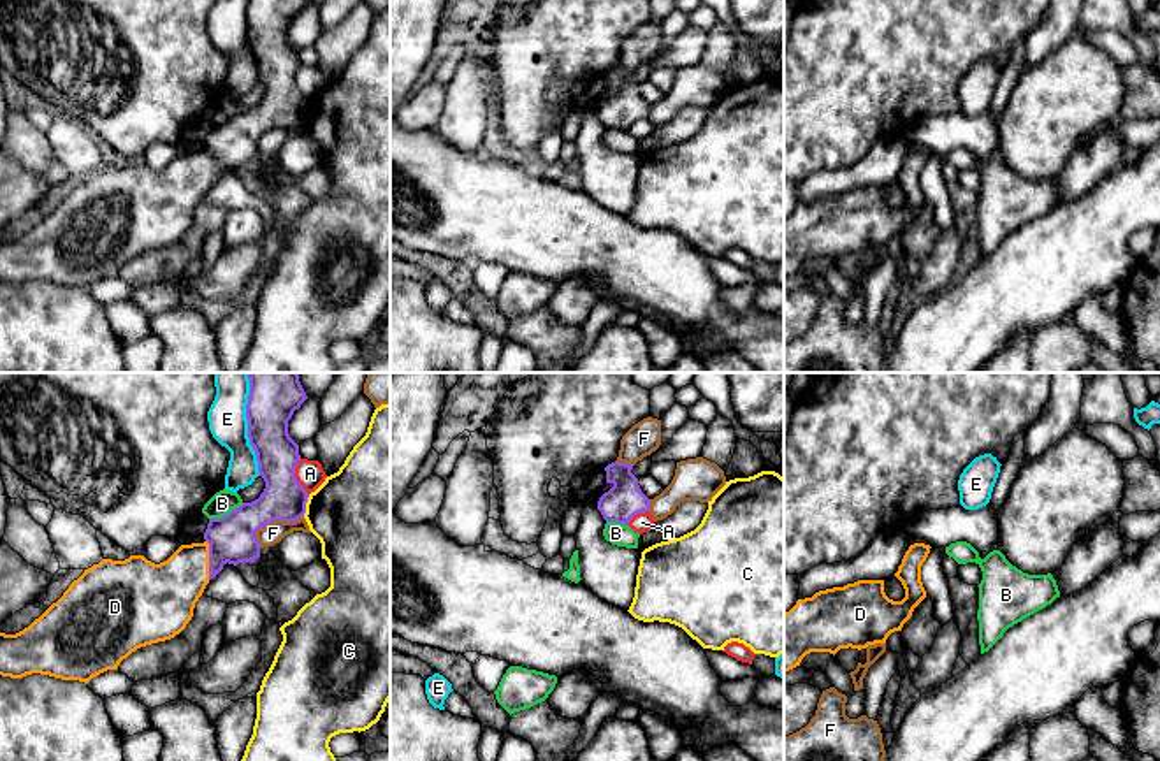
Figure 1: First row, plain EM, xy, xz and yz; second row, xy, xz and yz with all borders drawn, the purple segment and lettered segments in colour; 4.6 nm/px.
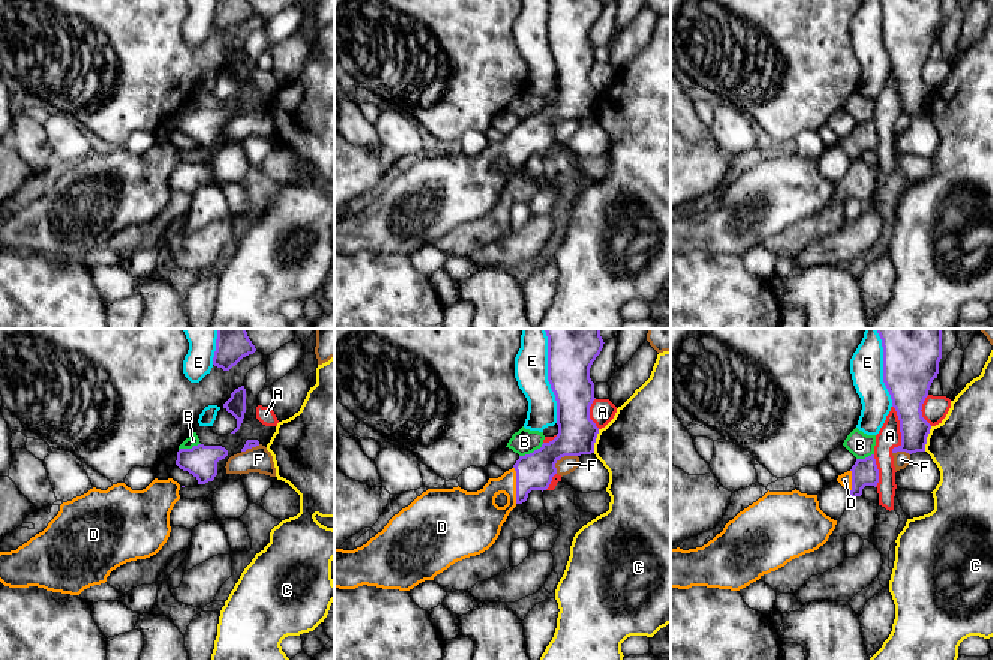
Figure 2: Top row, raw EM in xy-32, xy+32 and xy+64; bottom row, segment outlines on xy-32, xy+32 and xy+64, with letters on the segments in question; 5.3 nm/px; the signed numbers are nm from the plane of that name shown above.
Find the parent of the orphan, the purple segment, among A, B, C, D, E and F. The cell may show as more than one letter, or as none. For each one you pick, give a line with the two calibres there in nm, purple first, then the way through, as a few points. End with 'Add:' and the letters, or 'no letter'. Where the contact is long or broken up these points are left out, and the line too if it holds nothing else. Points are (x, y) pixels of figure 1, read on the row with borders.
D: Thickness 220 nm (purple) against 280 nm
Add: D

